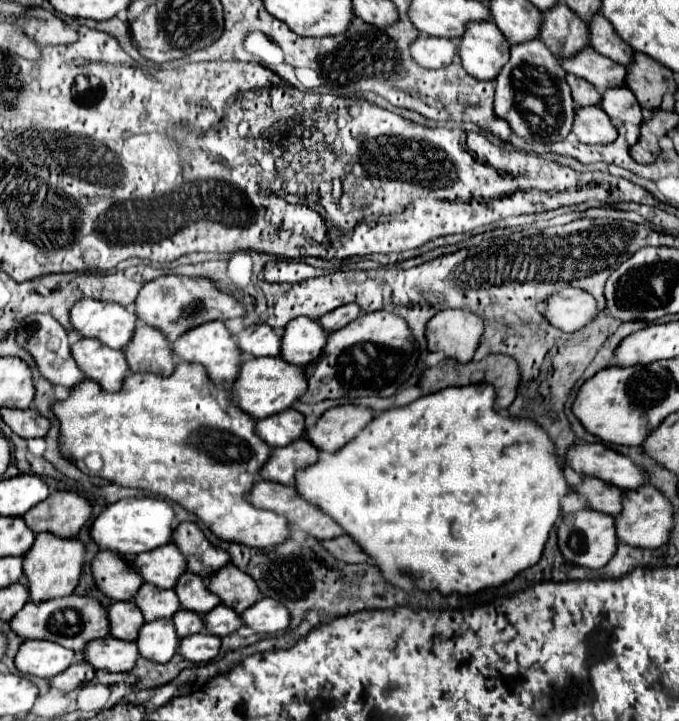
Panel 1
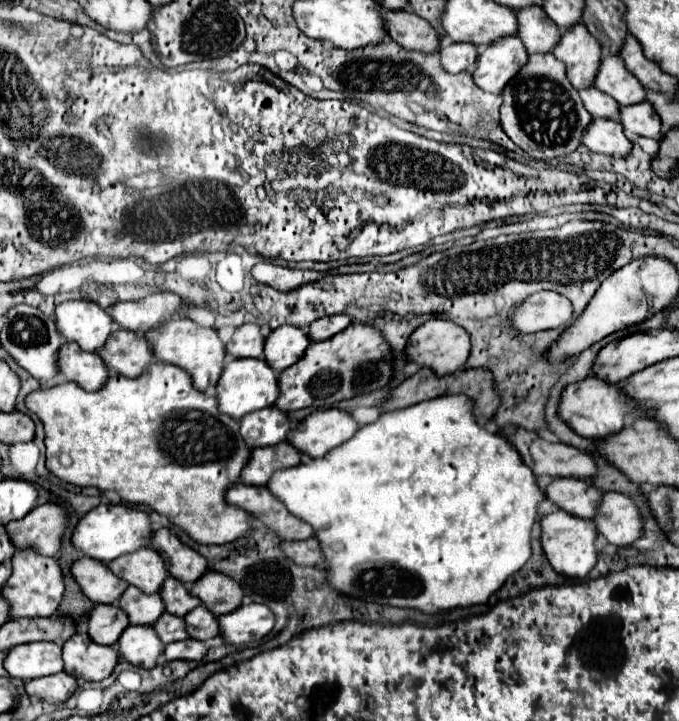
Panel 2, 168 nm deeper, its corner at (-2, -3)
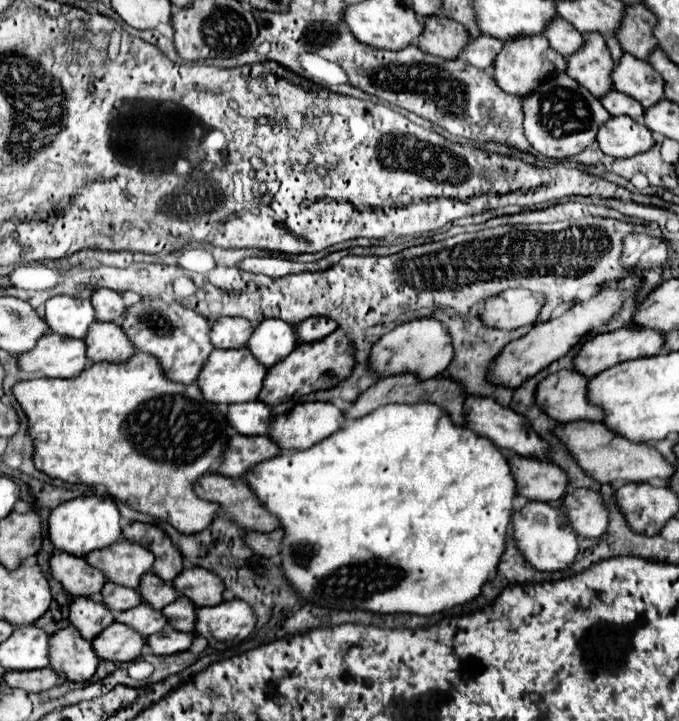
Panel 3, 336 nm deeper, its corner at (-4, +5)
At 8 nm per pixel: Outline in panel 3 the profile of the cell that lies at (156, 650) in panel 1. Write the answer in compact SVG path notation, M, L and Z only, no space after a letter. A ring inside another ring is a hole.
M115 622L93 640L93 646L103 660L133 662L143 654L143 648L147 646L147 636Z

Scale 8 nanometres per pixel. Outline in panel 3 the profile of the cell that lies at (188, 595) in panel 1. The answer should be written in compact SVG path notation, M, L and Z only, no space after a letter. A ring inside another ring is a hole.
M147 572L141 580L141 596L147 600L155 610L165 608L167 604L175 602L179 598L179 592L175 592L175 586L171 582L163 582L157 574Z

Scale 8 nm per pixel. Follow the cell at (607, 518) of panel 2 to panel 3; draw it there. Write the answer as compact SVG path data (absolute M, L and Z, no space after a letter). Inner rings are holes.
M579 488L565 496L561 508L569 516L575 532L581 538L597 538L607 532L609 526L609 508L603 502L599 490Z

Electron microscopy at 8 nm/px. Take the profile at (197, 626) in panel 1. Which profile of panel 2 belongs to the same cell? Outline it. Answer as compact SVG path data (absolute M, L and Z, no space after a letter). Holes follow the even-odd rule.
M169 614L161 616L161 618L153 624L153 630L155 630L155 634L159 636L159 640L161 640L163 644L189 638L187 632L185 632L185 622L183 622L183 618L169 616Z

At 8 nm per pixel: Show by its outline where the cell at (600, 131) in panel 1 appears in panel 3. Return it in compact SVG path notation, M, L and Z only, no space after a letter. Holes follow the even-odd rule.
M629 116L609 118L605 124L601 124L597 142L599 148L613 158L631 158L647 152L655 144L651 132Z

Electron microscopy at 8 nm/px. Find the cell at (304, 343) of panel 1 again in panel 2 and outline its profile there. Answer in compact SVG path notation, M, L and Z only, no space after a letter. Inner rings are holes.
M281 326L271 330L265 338L265 362L279 374L291 364L295 364L305 348L311 344L307 332L293 326Z

